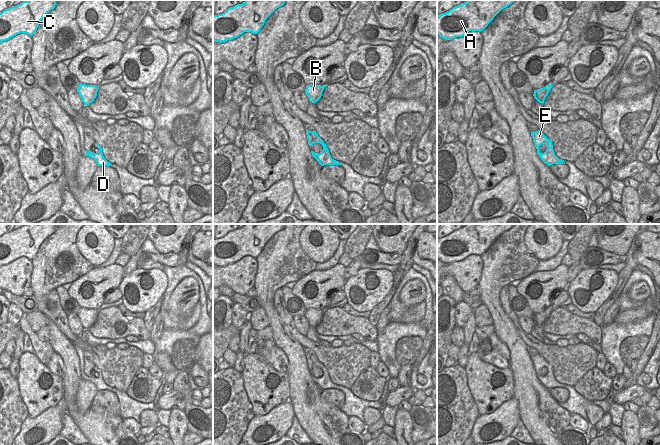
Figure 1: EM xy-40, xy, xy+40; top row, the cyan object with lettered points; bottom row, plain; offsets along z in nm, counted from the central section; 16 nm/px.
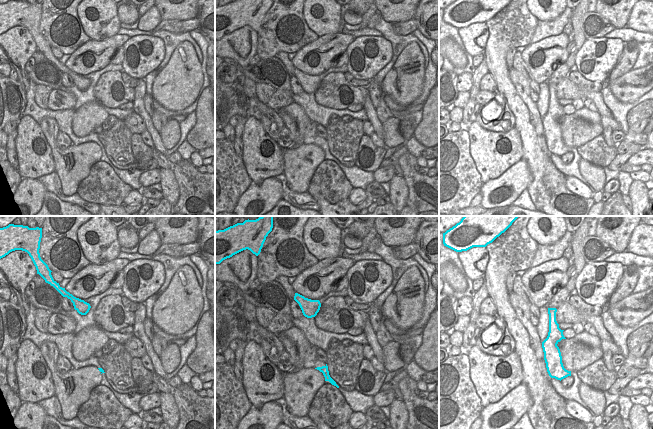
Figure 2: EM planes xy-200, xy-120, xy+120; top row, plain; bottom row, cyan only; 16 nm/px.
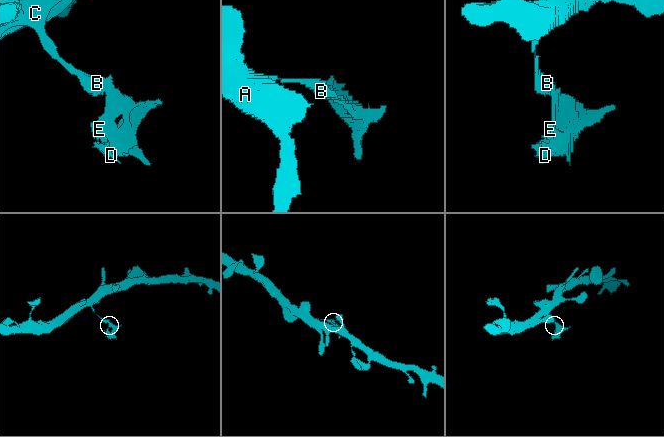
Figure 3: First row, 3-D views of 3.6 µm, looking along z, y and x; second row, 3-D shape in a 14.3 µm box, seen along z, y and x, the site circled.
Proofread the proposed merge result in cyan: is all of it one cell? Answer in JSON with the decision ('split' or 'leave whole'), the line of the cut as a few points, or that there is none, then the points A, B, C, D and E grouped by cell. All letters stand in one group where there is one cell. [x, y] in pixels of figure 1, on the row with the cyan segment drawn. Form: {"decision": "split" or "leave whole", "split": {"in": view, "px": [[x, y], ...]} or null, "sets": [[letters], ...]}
{"decision": "split", "split": {"in": "xy+40", "px": [[544, 87], [546, 95]]}, "sets": [["A", "B", "C"], ["D", "E"]]}

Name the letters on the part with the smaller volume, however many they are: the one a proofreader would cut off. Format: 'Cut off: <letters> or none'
Cut off: D, E

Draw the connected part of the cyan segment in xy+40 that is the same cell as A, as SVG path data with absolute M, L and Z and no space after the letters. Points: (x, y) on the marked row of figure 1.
M467 0L437 15L437 34L451 40L469 31L484 30L493 18L516 0Z

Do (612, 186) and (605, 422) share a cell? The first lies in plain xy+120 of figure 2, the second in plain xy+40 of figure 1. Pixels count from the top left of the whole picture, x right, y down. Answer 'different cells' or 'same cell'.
same cell

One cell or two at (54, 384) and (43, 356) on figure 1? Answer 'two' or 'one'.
two

